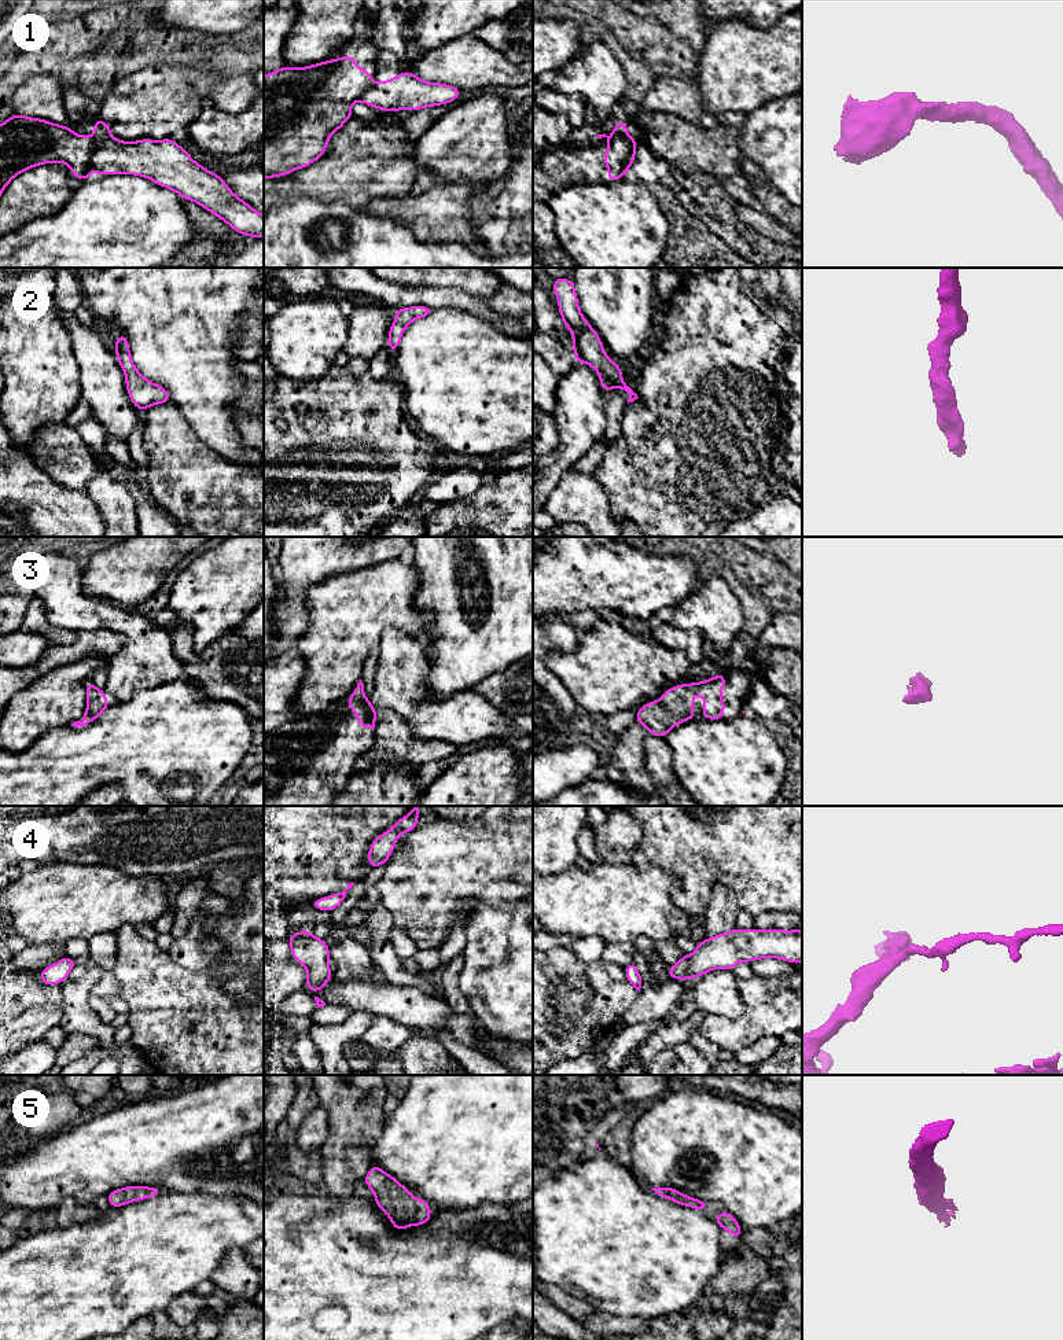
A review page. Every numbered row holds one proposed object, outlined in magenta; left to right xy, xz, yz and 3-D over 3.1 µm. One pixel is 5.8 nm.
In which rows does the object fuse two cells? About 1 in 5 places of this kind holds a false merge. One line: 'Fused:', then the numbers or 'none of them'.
Fused: 1

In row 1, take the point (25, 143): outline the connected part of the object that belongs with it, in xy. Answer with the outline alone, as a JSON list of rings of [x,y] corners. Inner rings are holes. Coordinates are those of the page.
[[[14,114],[0,124],[0,195],[15,176],[44,163],[62,162],[71,169],[77,180],[89,180],[95,150],[93,137],[77,135],[70,126]]]

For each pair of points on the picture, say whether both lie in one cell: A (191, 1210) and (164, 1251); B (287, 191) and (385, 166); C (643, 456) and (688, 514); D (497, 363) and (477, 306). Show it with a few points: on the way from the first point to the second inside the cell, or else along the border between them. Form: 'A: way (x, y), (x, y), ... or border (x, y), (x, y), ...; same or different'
A: way (191, 1219), (191, 1223), (173, 1241); same
B: way (312, 181), (327, 180), (360, 166); same
C: way (643, 474), (643, 483), (670, 511); same
D: border (451, 306), (474, 313), (486, 321); different

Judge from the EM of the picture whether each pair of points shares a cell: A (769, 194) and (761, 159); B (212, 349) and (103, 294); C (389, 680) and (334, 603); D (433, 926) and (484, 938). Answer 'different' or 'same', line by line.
A: different
B: same
C: different
D: different

